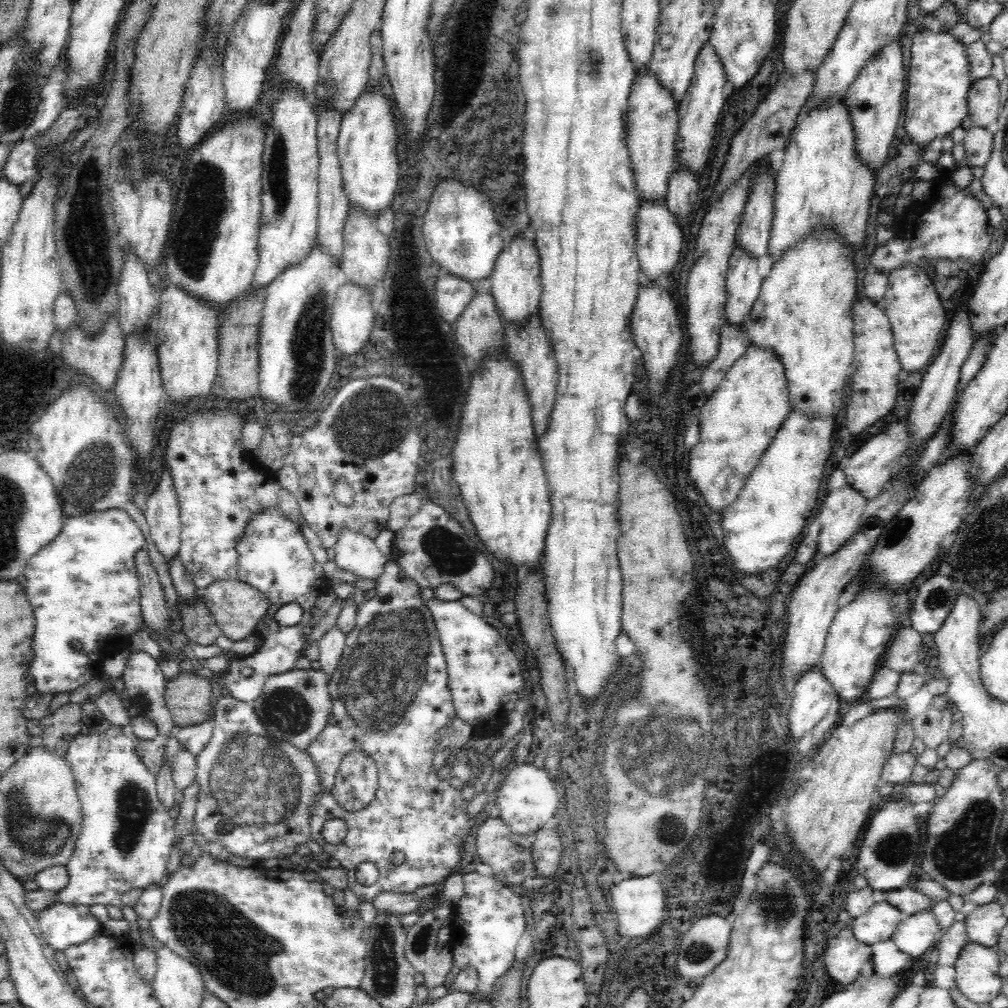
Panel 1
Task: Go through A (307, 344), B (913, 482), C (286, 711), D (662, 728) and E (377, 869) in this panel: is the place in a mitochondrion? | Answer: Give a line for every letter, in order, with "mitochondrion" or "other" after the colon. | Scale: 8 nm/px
A: mitochondrion
B: other
C: mitochondrion
D: mitochondrion
E: other

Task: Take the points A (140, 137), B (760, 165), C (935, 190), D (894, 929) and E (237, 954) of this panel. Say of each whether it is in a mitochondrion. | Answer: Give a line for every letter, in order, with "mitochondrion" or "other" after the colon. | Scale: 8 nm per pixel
A: mitochondrion
B: other
C: other
D: other
E: mitochondrion

